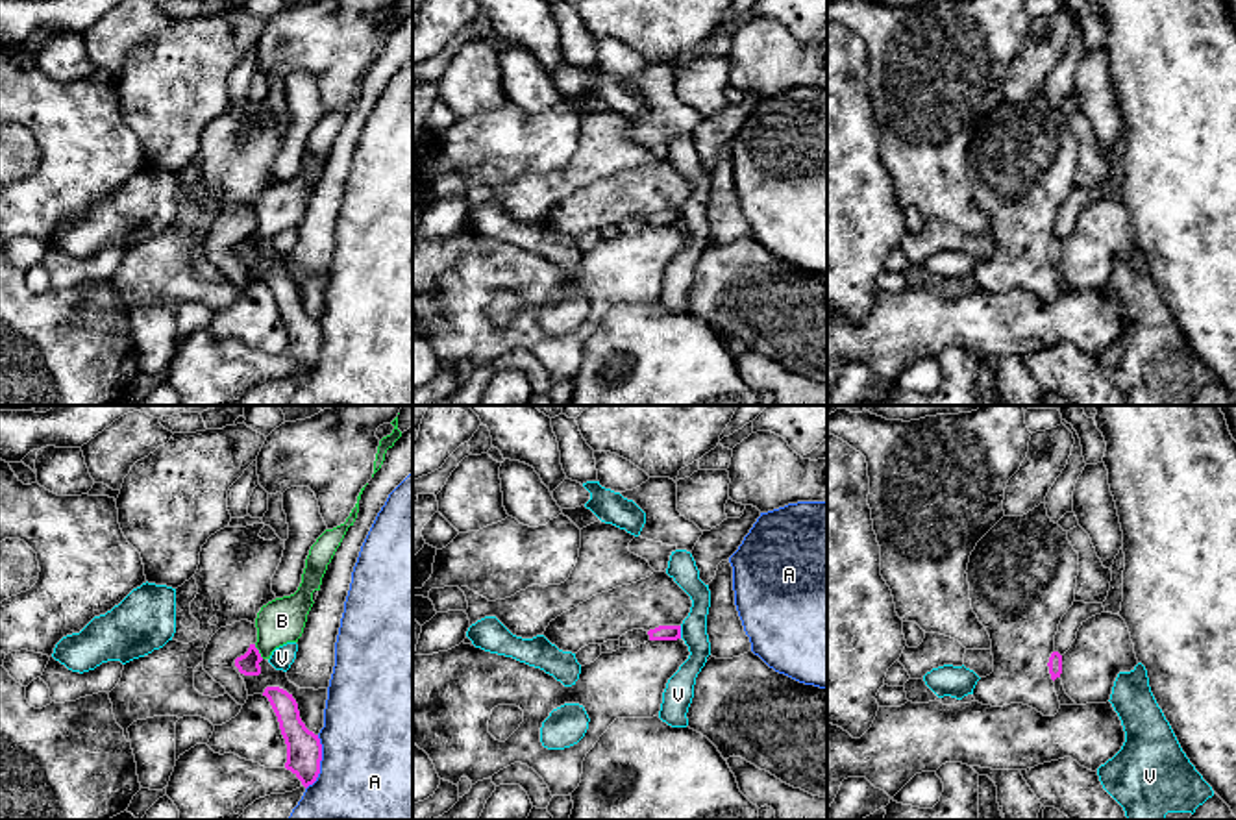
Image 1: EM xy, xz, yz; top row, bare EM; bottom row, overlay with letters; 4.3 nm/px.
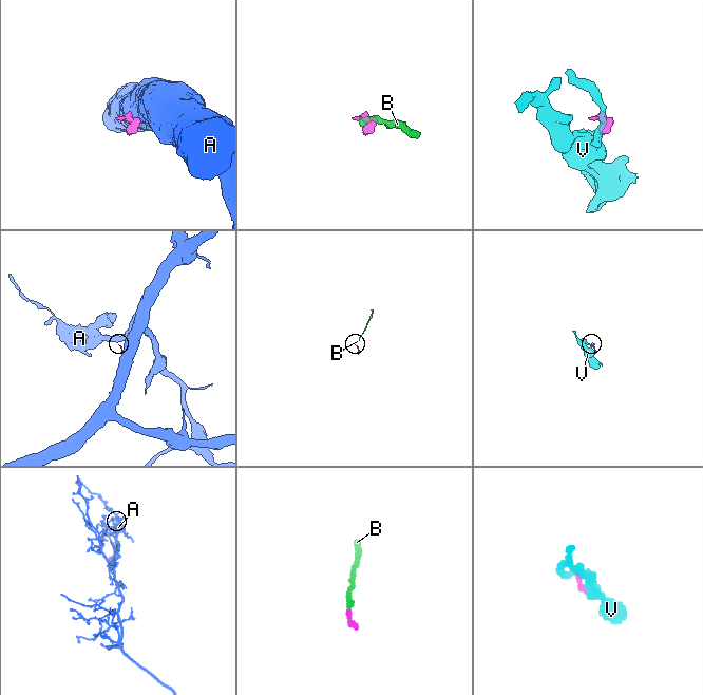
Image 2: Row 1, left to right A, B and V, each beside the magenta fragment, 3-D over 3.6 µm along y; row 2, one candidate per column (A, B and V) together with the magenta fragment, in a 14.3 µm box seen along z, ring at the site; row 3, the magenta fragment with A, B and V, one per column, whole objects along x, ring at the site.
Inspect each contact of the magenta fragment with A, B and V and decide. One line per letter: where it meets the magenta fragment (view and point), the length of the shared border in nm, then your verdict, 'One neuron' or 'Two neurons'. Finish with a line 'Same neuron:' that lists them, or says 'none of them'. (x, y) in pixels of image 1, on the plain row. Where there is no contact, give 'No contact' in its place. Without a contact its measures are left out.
A: Touches magenta at xy (319, 348). Shared border 240 nm. Two neurons
B: Touches magenta at xy (258, 237). Shared border 80 nm. One neuron
V: Touches magenta at xz (679, 217). Shared border 60 nm. Two neurons
Same neuron: B

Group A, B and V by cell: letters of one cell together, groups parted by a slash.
A / B / V

